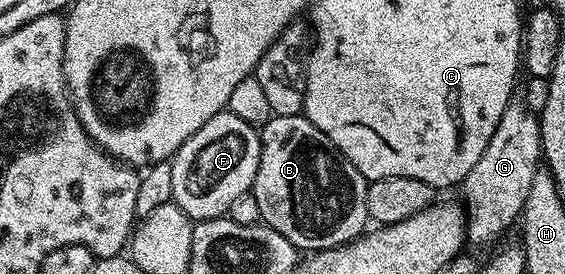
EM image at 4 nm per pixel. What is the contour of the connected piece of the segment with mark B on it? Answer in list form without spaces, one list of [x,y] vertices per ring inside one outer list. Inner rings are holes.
[[[304,114],[274,115],[261,124],[259,134],[261,156],[252,192],[259,205],[262,223],[275,229],[275,233],[283,233],[283,237],[287,237],[287,241],[291,241],[291,245],[295,245],[301,253],[339,247],[366,230],[369,219],[367,181],[363,173],[359,173],[359,169],[355,169],[355,165],[351,165],[351,161],[341,155],[339,148],[313,122],[306,119]]]

